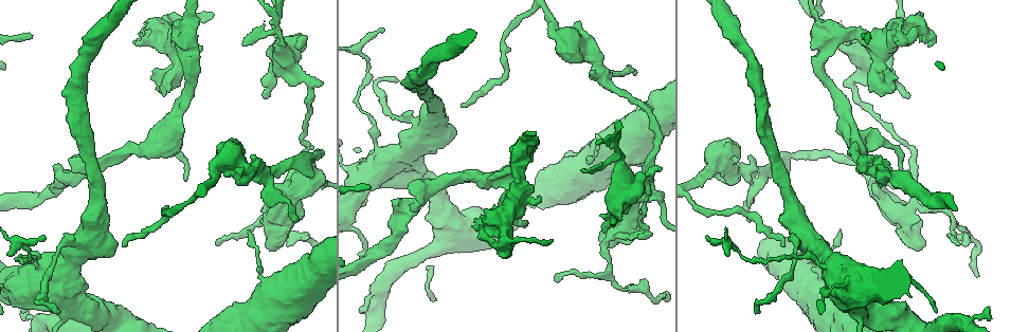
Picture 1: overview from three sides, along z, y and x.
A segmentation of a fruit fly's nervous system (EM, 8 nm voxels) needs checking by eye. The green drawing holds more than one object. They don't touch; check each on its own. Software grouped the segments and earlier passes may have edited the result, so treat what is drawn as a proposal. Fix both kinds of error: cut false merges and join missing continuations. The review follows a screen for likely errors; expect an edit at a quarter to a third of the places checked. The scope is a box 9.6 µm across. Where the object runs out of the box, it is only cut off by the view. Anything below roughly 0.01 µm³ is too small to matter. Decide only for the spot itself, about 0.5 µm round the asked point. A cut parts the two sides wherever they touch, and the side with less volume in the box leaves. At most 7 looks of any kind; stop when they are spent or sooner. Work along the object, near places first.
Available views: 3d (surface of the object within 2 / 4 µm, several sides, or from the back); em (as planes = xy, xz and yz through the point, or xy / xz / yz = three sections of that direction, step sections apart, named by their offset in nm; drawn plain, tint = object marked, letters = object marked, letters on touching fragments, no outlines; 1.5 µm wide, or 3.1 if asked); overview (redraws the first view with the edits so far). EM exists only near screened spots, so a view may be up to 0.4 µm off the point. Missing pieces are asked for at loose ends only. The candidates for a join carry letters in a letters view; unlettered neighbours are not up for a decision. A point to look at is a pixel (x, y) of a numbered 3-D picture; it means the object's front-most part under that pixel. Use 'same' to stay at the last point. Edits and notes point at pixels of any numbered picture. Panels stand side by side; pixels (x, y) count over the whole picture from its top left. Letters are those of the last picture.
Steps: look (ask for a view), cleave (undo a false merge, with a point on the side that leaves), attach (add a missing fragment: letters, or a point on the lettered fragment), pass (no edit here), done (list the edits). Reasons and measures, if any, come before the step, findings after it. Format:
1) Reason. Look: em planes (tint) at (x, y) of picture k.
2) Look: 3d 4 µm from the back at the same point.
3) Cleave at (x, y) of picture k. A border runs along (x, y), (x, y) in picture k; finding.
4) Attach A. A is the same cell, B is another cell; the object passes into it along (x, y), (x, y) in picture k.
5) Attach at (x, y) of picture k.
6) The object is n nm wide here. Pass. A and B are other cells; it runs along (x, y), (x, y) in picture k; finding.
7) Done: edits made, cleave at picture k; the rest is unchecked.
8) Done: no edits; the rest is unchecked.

An open end. Look: em xy step 4 (tint) at (896, 77) of picture 1.

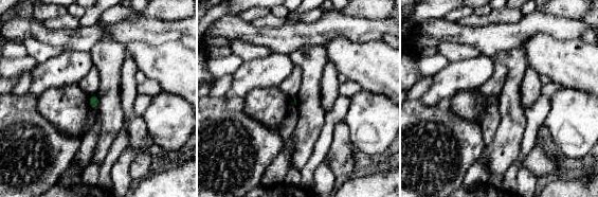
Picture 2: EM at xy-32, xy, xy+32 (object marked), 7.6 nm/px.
Look: em planes (letters) at the same point.

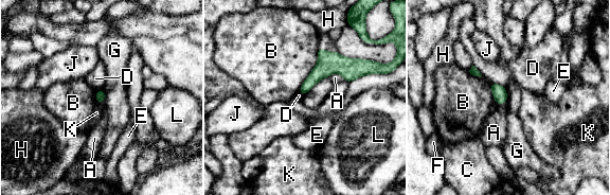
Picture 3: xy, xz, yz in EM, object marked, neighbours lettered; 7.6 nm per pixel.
Pass. A, B, C, D, E, F, G, H, J, K and L are other cells; a border runs along (328, 76), (320, 80), (302, 95) in picture 3; no lettered fragment goes on from it.

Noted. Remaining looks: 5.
Thin end. Look: 3d 4 µm from the back at (244, 46) of picture 1.

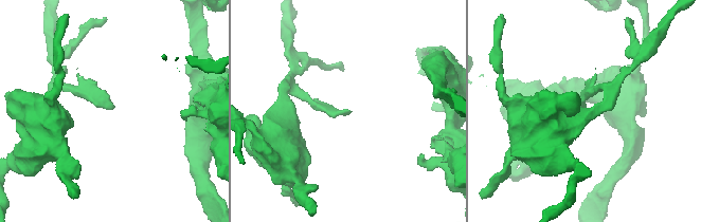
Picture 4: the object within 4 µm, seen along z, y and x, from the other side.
Need the tissue. Look: em planes (tint) at (585, 105) of picture 4.

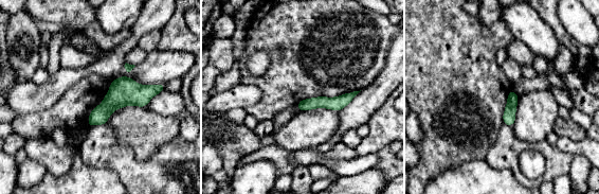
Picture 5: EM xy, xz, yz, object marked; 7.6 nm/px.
See the neighbours. Look: em planes (letters) at the same point.

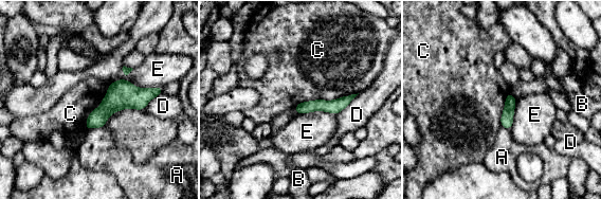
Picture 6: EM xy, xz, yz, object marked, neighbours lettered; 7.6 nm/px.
The object is 90 nm wide here. Pass. A, B, C, D and E are other cells; a border runs along (358, 92), (308, 100), (294, 108) in picture 6; no lettered fragment goes on from it.

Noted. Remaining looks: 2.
Abrupt turn. Look: em xy step 4 (letters) at (912, 152) of picture 1.

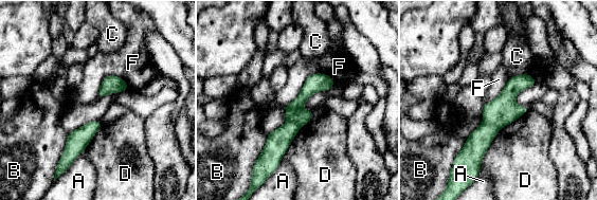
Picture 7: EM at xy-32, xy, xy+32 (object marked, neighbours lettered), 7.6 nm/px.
The object is 110 nm wide here. Cleave at (503, 110) of picture 7. A, B, C, D and F are other cells; the part that leaves runs along (330, 82), (317, 83), (289, 119) in picture 7; a second neuron is stuck on.

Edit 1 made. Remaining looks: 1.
Done: edits made, cleave at picture 7; the rest is unchecked.

